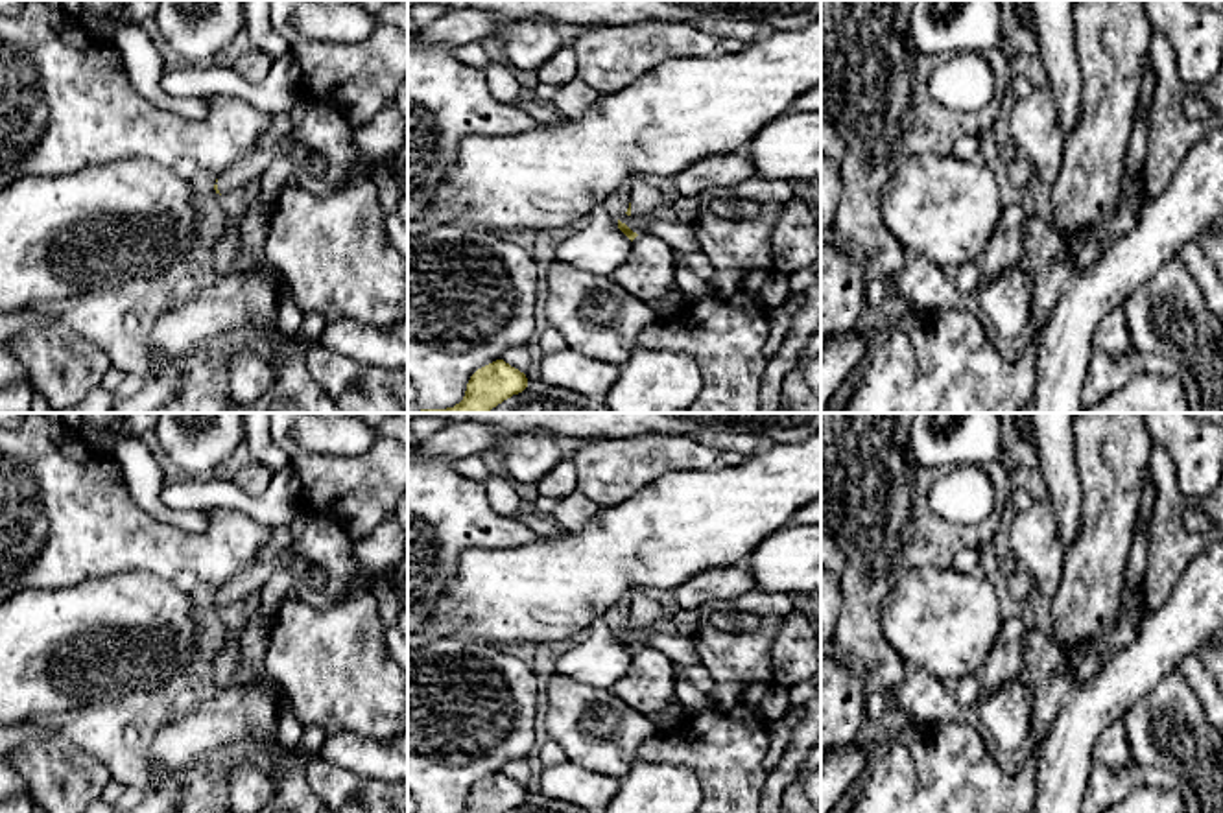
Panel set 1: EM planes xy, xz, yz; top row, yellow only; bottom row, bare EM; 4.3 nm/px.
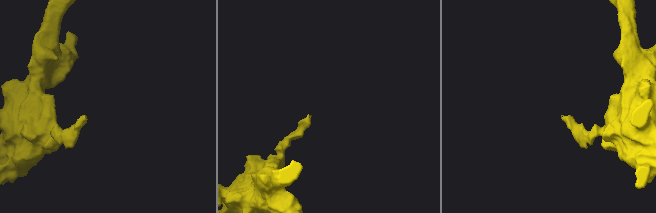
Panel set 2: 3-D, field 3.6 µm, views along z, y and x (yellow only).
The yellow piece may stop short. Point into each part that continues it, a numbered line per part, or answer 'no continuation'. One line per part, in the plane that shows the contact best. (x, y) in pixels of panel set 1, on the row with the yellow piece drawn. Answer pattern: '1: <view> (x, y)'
1: xy (248, 168)

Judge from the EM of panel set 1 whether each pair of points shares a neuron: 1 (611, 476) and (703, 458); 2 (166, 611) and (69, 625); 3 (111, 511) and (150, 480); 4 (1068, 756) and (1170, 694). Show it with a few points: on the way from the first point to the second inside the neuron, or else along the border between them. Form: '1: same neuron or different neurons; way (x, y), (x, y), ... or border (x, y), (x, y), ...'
1: same neuron; way (633, 461), (644, 458), (681, 458)
2: same neuron; way (142, 620), (100, 620), (93, 625)
3: different neurons; border (124, 485), (135, 502), (165, 522)
4: different neurons; border (1151, 688), (1120, 719)

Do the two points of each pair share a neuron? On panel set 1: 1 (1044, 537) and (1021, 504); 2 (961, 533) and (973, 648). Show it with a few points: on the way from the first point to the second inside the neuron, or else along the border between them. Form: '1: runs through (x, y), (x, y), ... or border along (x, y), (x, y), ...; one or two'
1: border along (1035, 502), (1017, 513); two
2: border along (950, 566), (923, 566), (908, 572); two

